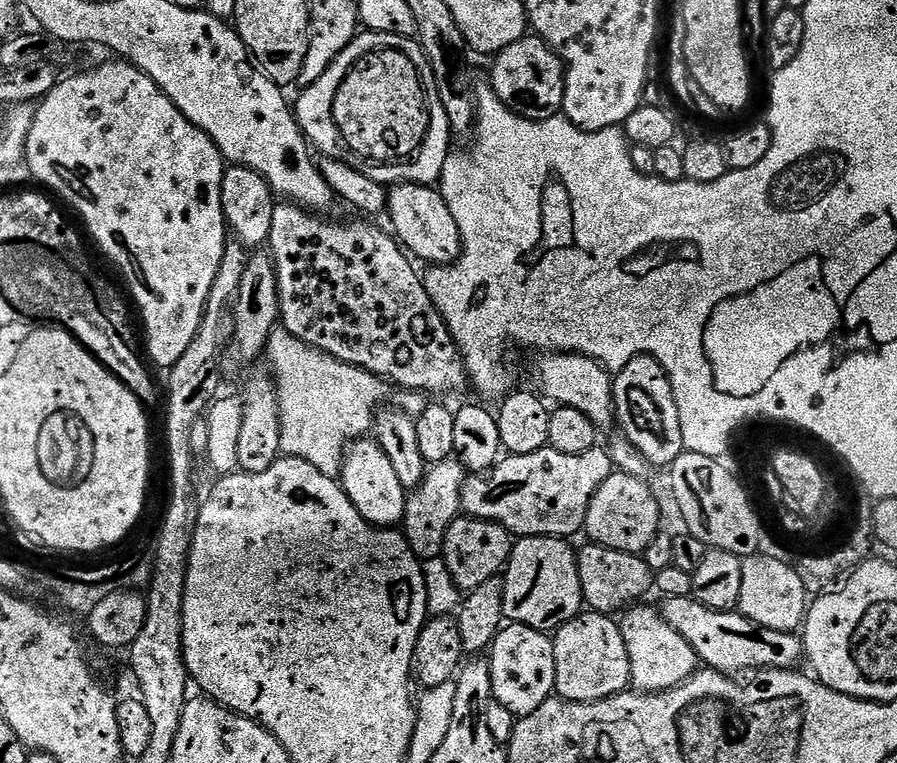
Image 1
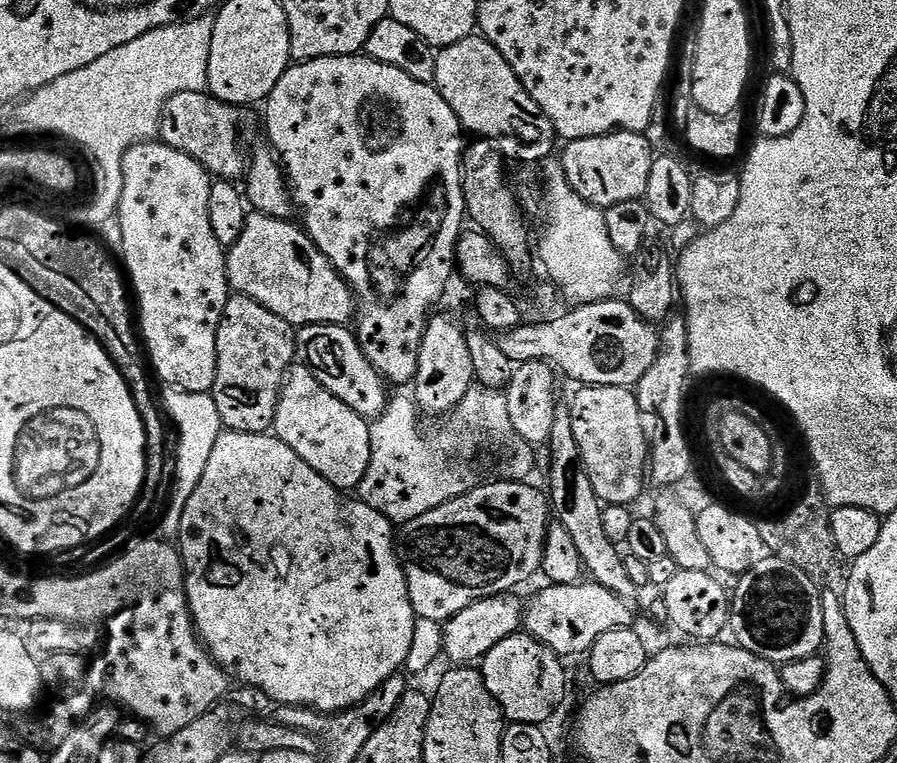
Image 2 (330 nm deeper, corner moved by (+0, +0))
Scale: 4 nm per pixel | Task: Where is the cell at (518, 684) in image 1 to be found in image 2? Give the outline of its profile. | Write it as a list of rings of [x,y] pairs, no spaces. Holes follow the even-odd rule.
[[[523,631],[515,632],[513,636],[502,638],[502,642],[498,642],[498,646],[494,646],[490,654],[484,656],[484,685],[500,703],[500,709],[511,723],[544,726],[568,692],[568,676],[564,673],[564,664],[565,661],[540,640]]]

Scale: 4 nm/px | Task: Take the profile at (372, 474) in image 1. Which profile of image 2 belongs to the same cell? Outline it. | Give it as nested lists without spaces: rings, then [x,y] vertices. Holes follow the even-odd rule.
[[[293,367],[284,381],[280,405],[276,411],[275,435],[294,454],[298,454],[318,474],[326,477],[335,488],[359,489],[372,461],[372,430],[369,421],[359,416],[320,381],[311,367]]]

